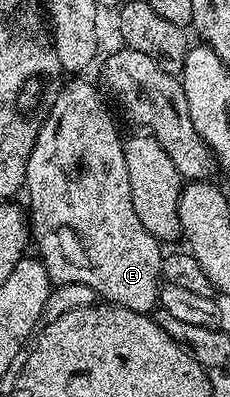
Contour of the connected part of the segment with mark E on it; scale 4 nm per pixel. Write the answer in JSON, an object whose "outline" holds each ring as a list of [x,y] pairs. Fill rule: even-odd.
{"outline":[[[83,77],[64,82],[59,96],[43,118],[27,162],[26,195],[31,202],[29,235],[33,247],[39,250],[36,251],[38,258],[42,259],[52,284],[89,285],[100,300],[117,307],[144,313],[156,310],[165,251],[137,218],[137,209],[133,209],[133,197],[129,193],[129,169],[125,169],[123,139],[106,105],[99,100],[98,91]]]}

